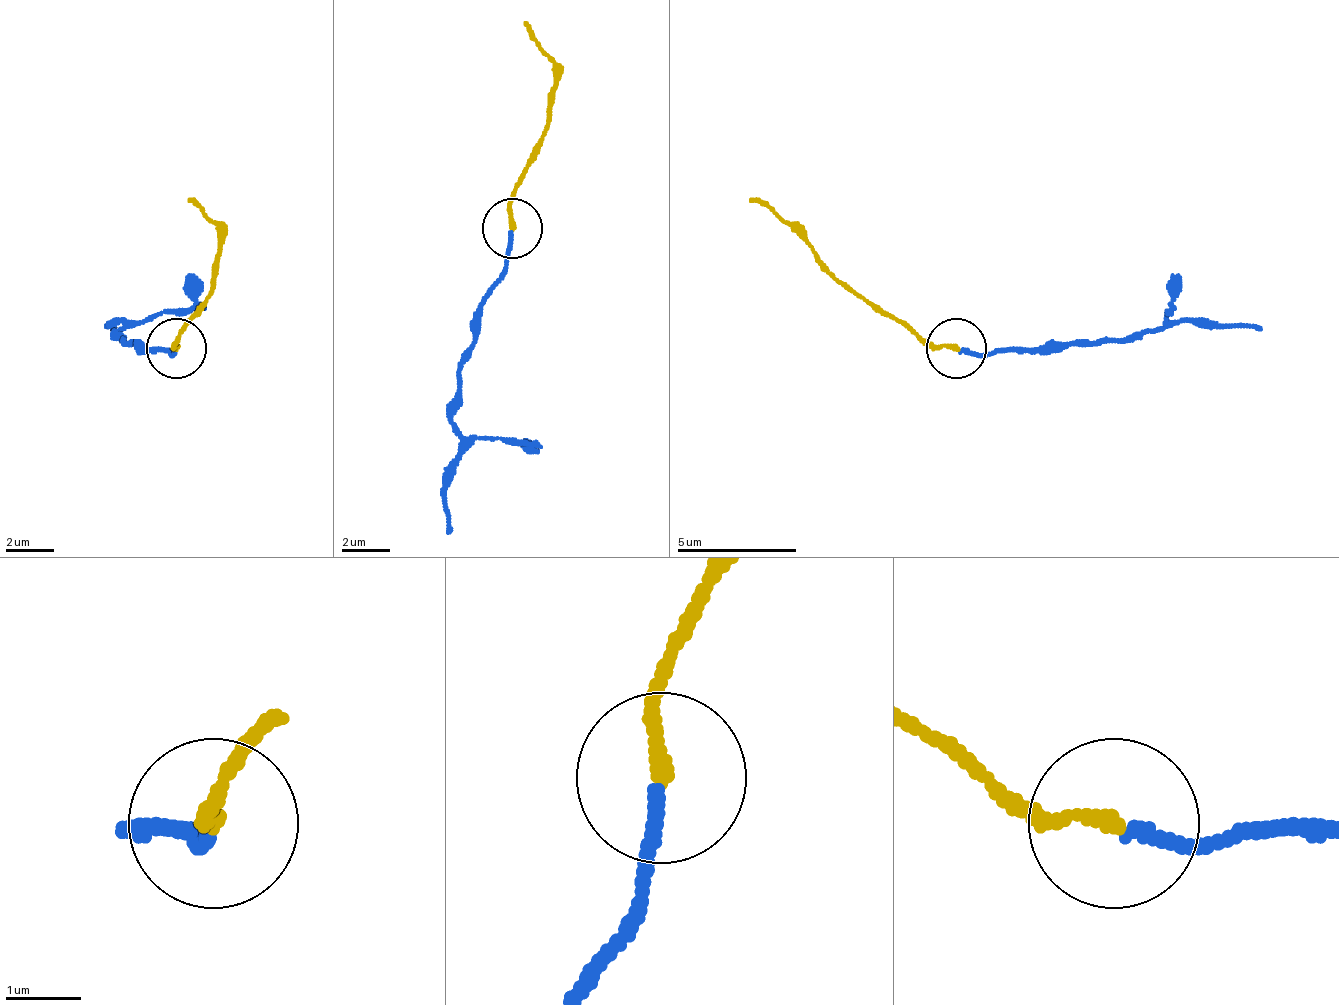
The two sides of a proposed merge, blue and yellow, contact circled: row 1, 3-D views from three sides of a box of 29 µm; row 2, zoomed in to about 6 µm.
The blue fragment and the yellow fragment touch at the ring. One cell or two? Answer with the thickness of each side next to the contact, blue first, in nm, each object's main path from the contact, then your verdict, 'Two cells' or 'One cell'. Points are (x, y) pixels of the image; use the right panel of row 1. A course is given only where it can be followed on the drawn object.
Thickness 180 nm (blue) against 200 nm. Course of blue: (961, 346), (1032, 352), (1152, 334), (1170, 310), (1182, 275). Course of yellow: (955, 346), (925, 346), (871, 310), (787, 227), (751, 197). One cell

